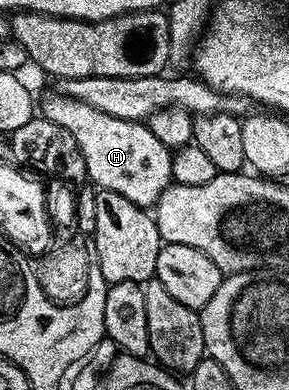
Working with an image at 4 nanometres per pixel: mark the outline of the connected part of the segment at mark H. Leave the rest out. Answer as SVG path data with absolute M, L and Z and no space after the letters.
M53 95L44 99L43 118L54 121L54 125L62 125L62 129L66 129L66 133L78 141L78 149L86 161L88 179L97 188L118 193L134 205L145 209L155 208L158 197L173 182L173 152L158 137L154 137L143 122L110 117L98 109L87 107L85 103Z

